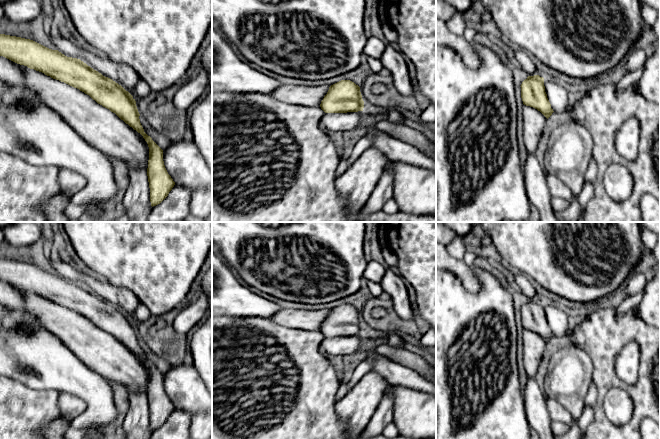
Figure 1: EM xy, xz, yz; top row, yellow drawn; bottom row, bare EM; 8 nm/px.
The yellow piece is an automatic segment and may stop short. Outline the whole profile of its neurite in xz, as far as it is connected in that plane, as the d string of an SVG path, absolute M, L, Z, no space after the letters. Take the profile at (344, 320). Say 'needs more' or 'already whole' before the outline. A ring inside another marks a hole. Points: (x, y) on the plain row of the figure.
already whole | M341 304L329 311L320 328L325 337L363 335L364 325L360 311L350 304Z

